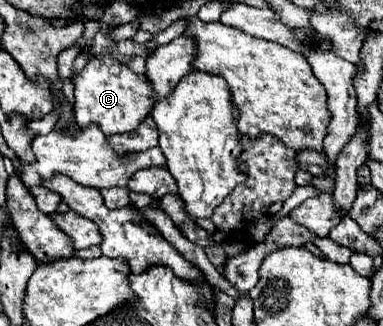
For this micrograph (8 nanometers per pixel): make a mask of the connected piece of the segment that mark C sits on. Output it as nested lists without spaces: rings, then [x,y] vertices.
[[[92,59],[80,73],[72,75],[70,81],[74,85],[76,123],[80,127],[98,125],[106,135],[136,129],[154,105],[152,89],[148,87],[144,75],[136,75],[126,65],[122,67],[112,59]]]

